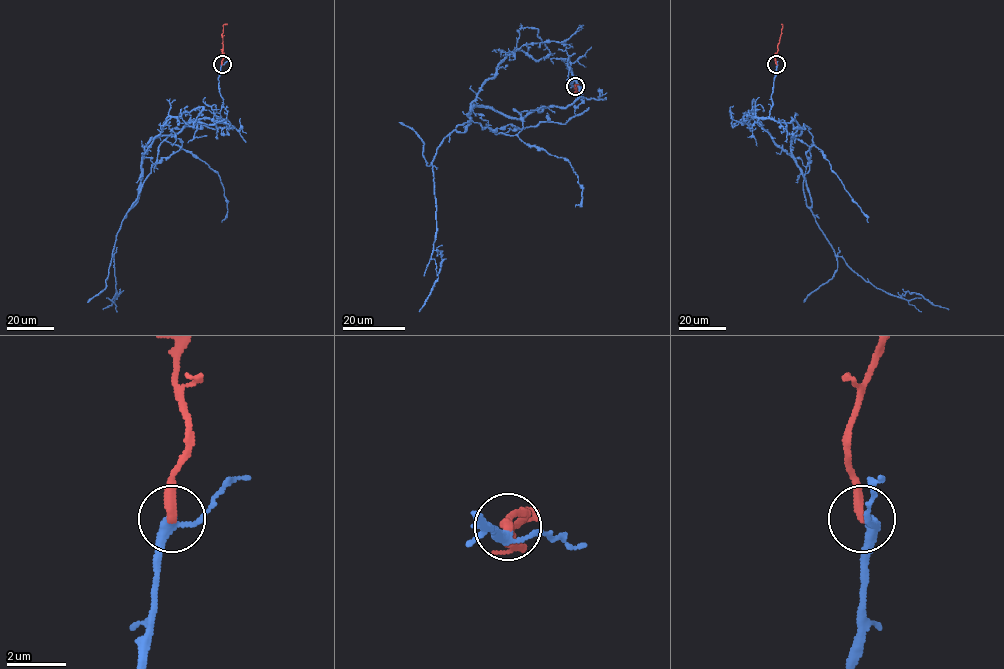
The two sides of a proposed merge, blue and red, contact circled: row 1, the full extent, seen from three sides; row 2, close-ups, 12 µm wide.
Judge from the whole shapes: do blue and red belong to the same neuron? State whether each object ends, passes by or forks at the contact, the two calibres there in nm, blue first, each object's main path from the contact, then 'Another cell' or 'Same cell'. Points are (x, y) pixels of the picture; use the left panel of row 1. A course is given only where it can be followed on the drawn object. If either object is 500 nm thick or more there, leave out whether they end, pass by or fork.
At the ring blue passes by. At the ring red ends. Thickness 280 nm (blue) against 320 nm. Course of blue: (222, 64), (224, 123), (193, 119), (145, 148), (138, 201), (113, 250), (114, 297), (120, 293), (103, 309). Course of red: (222, 64), (223, 25), (227, 24). Same cell

